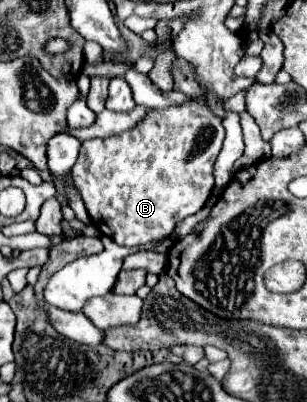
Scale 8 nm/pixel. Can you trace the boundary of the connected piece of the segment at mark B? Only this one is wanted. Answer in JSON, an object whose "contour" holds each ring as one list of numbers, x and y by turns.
{"contour":[[189,97,187,103,167,107,167,109,149,109,147,119,123,135,113,135,109,139,91,139,81,145,79,159,71,167,73,185,85,201,93,225,123,247,137,247,153,239,161,239,173,233,173,227,203,209,205,201,213,189,213,163,221,151,225,139,225,129,221,117,213,113,207,101,199,97]]}

